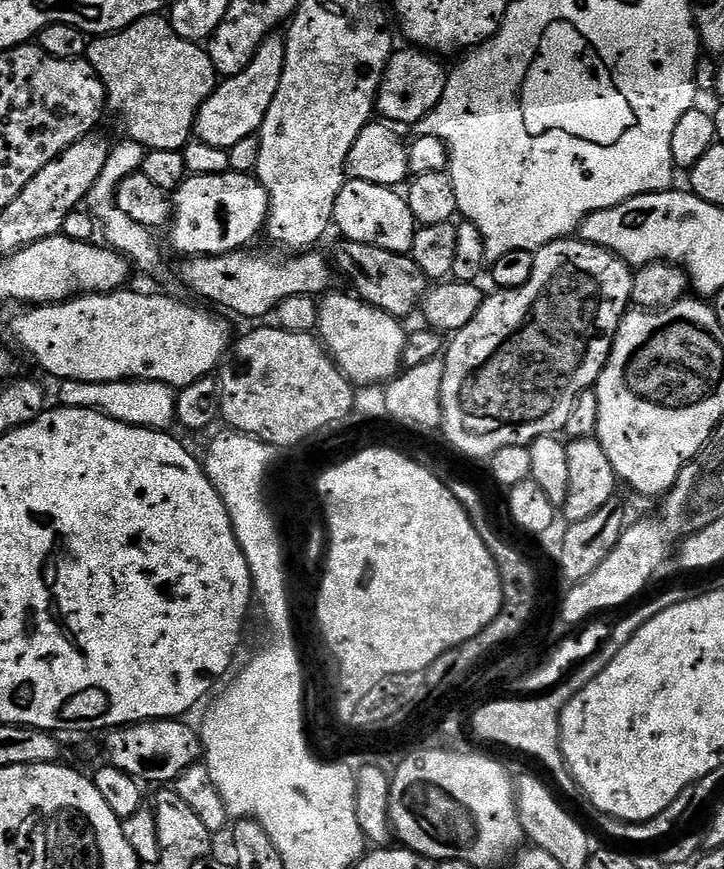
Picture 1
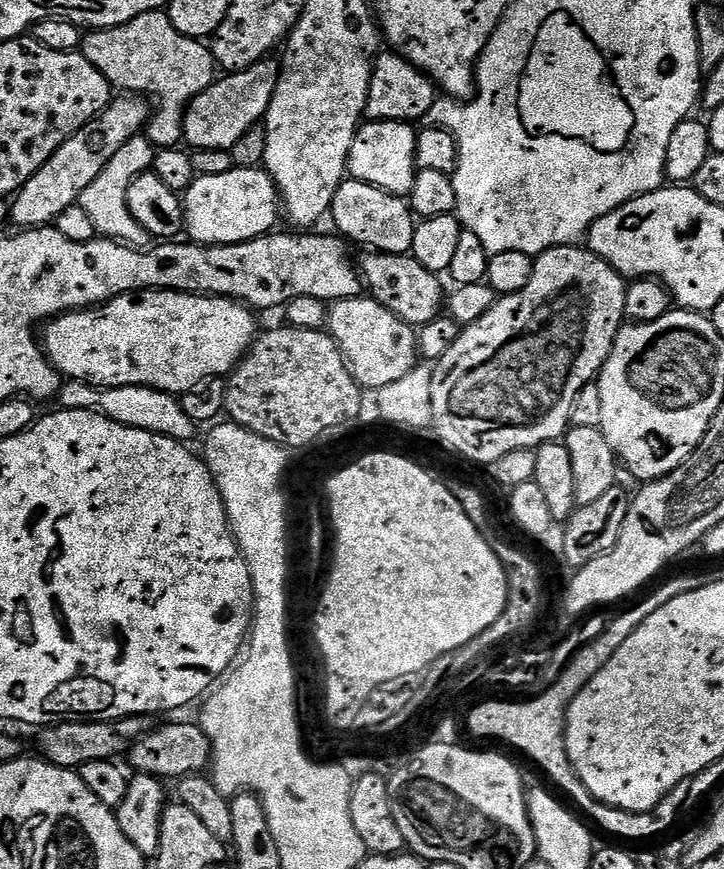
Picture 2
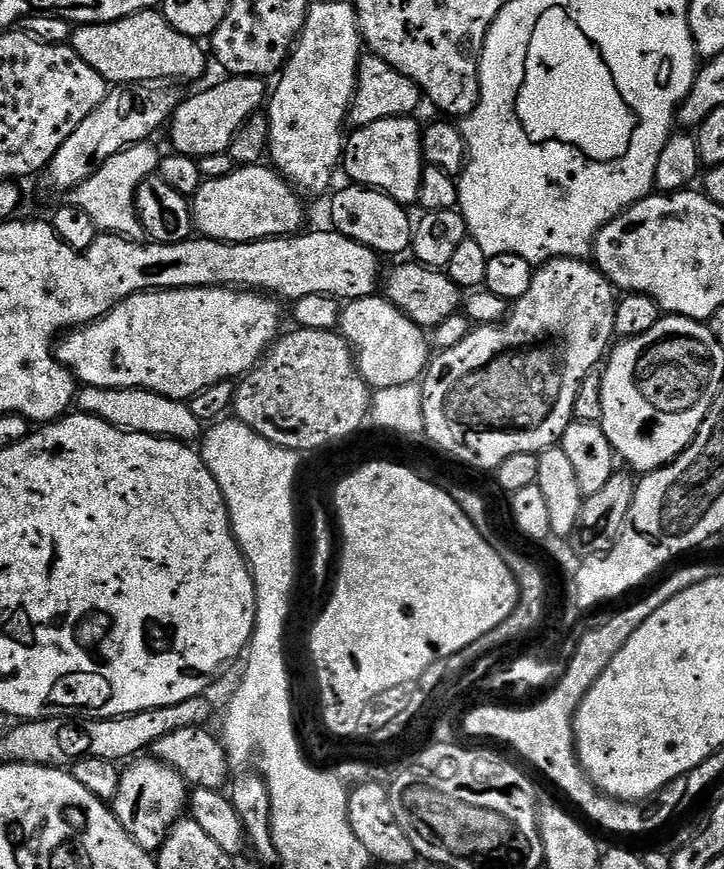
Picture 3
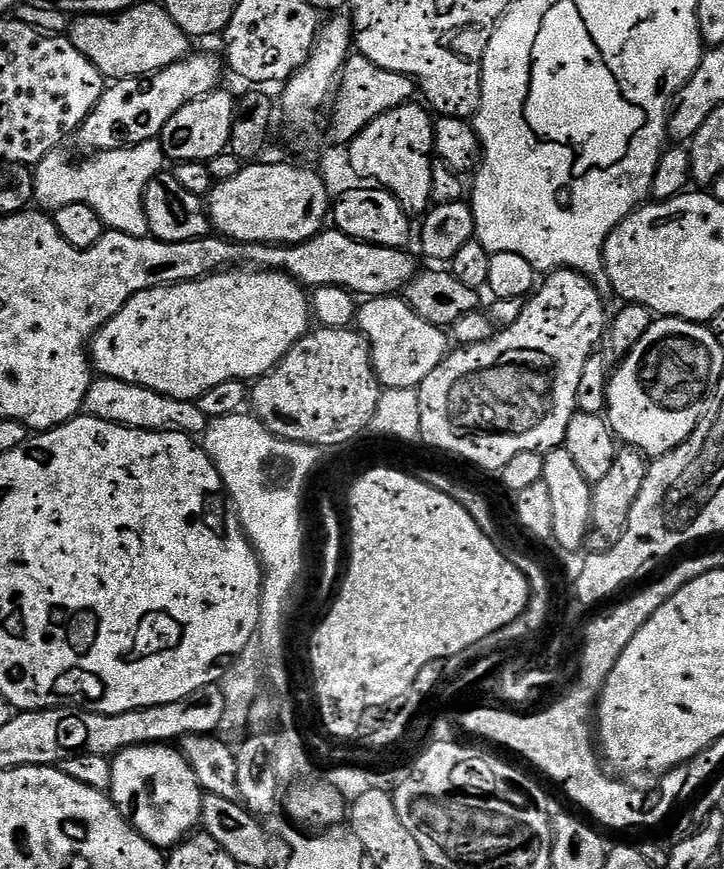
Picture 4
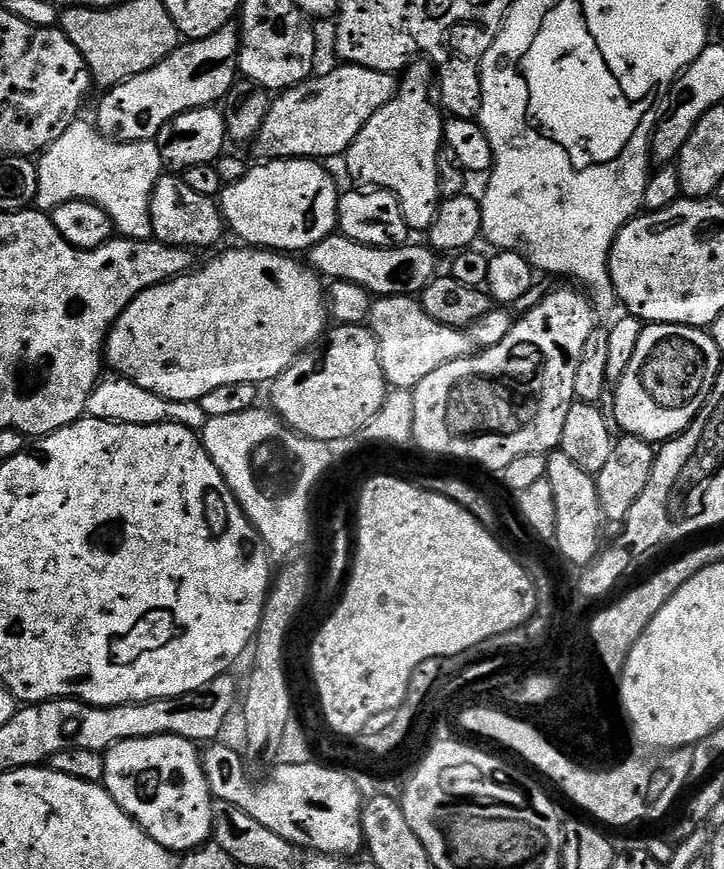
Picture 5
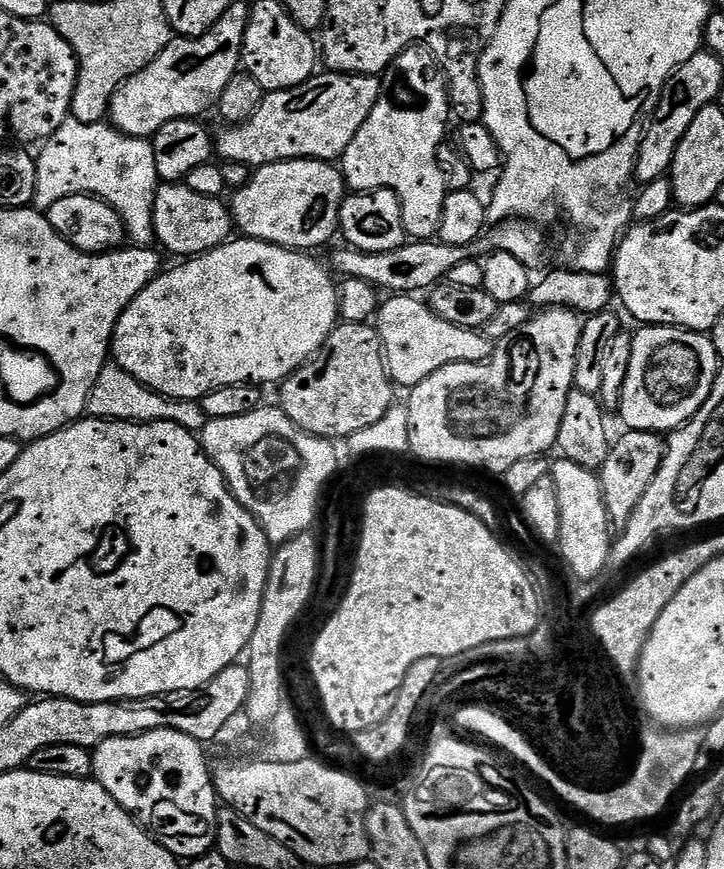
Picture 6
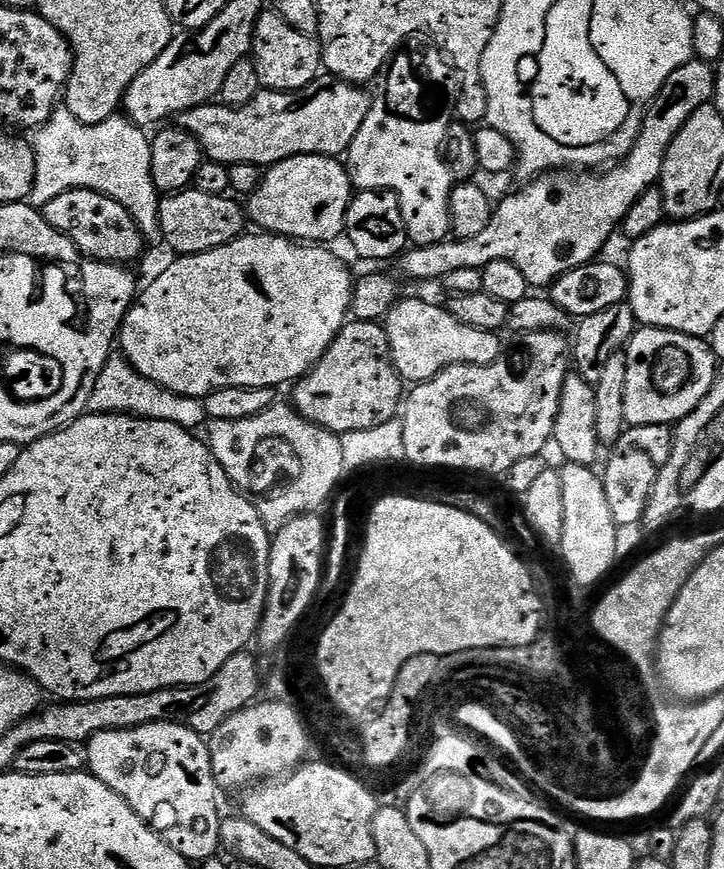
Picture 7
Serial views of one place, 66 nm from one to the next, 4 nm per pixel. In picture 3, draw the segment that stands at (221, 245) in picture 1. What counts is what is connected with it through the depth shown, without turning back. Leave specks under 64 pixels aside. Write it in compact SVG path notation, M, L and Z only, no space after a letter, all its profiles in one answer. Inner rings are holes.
M263 163L236 166L230 174L226 174L226 178L205 180L204 185L190 200L192 218L201 237L221 240L227 244L241 244L251 240L271 240L273 236L295 236L305 227L301 193L285 180L275 167L264 167Z

